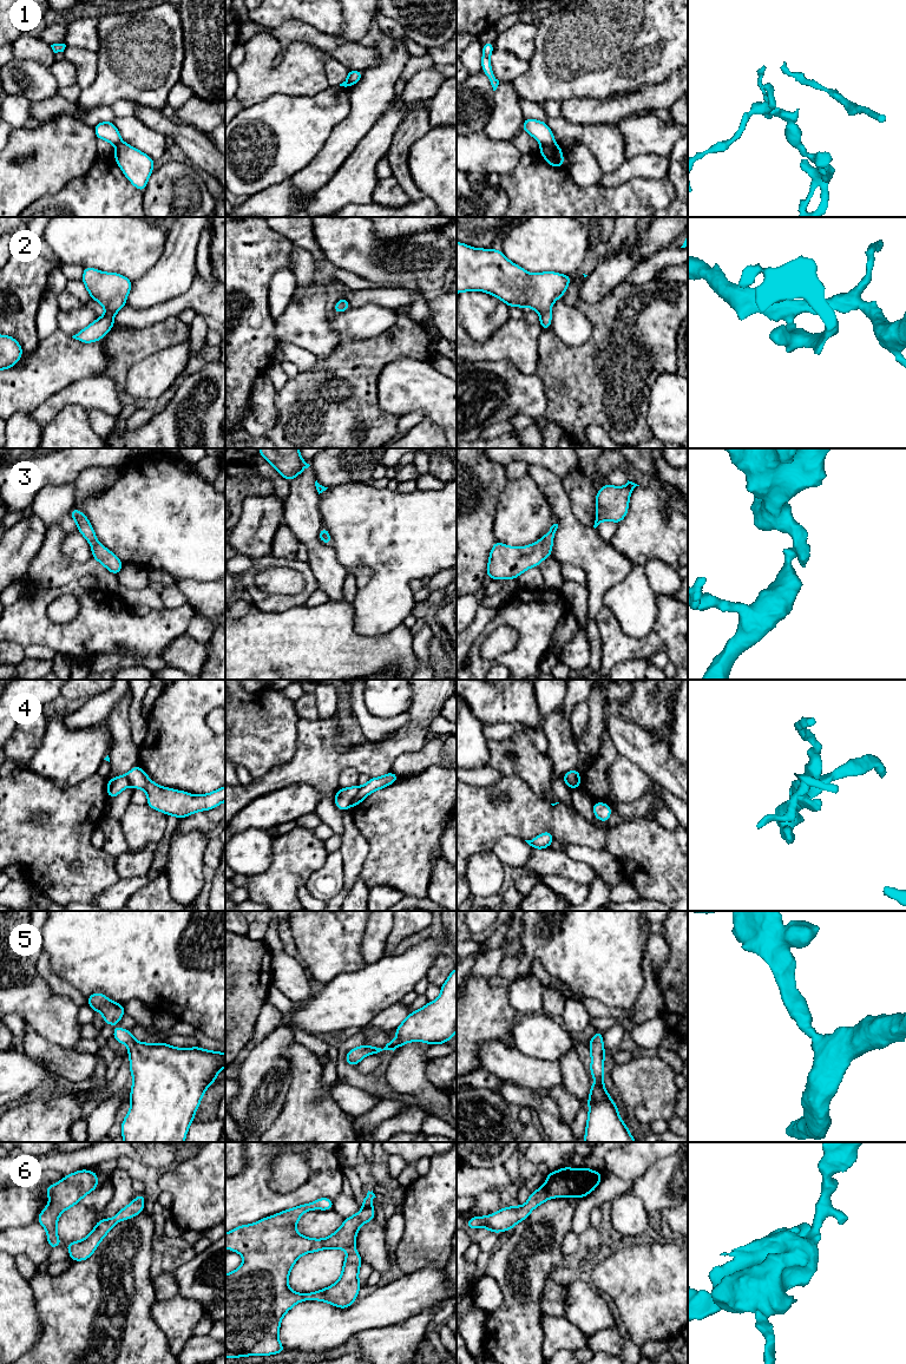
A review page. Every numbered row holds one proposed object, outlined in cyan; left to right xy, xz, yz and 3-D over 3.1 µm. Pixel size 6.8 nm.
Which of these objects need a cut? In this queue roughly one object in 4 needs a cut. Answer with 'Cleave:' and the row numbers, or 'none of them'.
Cleave: 1, 4

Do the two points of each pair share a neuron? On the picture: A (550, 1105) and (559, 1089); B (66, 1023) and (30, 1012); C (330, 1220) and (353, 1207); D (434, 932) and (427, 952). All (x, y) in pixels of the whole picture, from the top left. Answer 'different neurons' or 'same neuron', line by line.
A: different neurons
B: same neuron
C: different neurons
D: different neurons

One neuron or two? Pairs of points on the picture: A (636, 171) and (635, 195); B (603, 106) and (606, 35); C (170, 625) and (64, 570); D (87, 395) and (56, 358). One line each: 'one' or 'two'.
A: two
B: two
C: two
D: two

